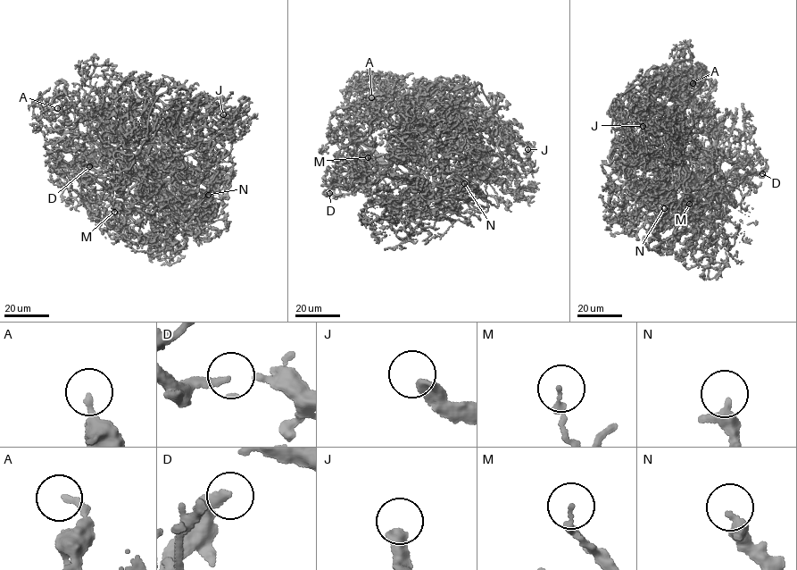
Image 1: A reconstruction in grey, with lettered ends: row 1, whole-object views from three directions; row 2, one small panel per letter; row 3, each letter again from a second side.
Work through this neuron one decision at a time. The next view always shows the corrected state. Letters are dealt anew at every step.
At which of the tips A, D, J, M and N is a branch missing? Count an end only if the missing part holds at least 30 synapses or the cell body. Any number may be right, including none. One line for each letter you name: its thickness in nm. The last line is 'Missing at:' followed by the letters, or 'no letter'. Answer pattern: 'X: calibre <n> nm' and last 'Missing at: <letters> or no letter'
Missing at: no letter

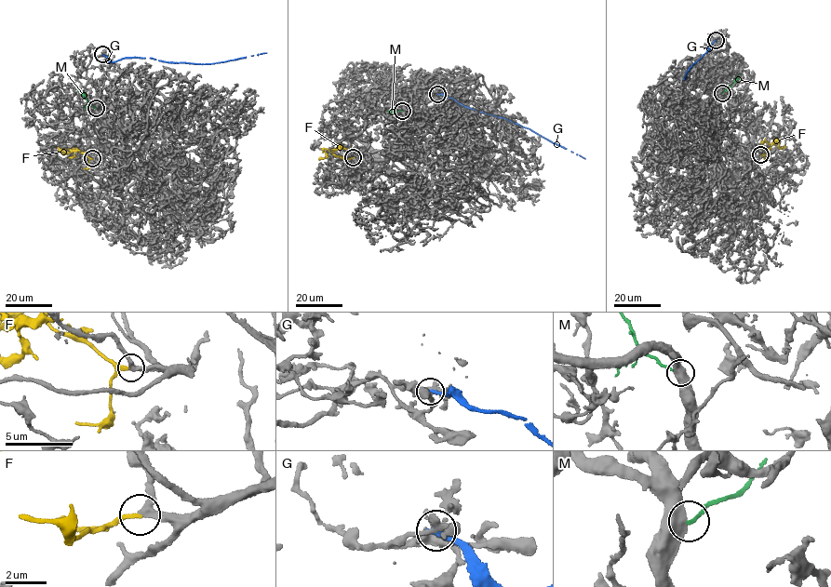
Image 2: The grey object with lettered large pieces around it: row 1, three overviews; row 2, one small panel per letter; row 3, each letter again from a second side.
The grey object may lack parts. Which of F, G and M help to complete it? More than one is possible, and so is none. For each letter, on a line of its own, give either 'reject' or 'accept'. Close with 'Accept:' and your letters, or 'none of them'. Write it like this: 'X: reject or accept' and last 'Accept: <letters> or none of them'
F: accept
G: reject
M: reject
Accept: F

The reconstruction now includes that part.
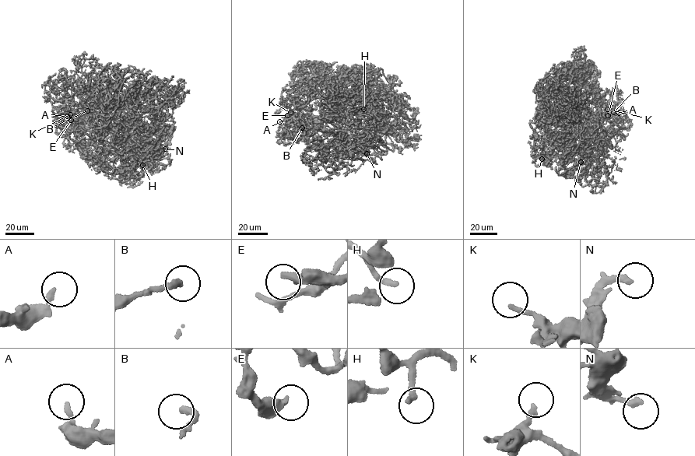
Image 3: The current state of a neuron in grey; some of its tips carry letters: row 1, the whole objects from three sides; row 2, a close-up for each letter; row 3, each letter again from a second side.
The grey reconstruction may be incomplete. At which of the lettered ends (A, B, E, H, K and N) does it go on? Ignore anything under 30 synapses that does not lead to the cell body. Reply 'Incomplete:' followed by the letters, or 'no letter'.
Incomplete: B, H, N

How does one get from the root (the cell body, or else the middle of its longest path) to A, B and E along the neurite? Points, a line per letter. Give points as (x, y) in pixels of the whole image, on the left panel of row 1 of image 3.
A: (123, 123), (106, 130), (75, 115), (67, 116)
B: (123, 123), (103, 130), (97, 124), (86, 120), (83, 114), (88, 113), (87, 110)
E: (123, 123), (116, 124), (106, 130), (78, 116), (71, 120)

